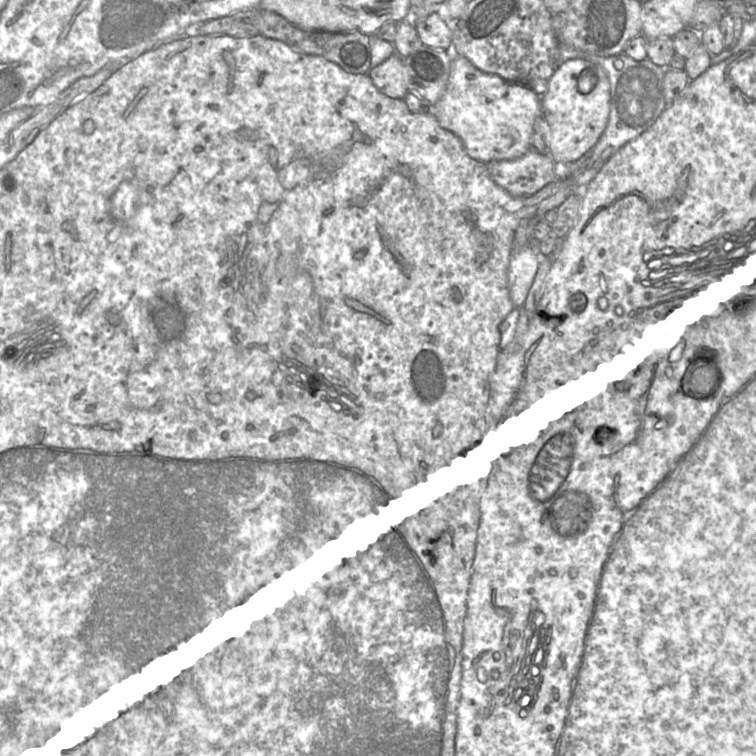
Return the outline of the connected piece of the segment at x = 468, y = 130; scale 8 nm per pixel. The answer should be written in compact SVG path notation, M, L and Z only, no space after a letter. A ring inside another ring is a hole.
M454 55L446 91L433 105L432 114L443 128L460 138L466 152L473 159L484 164L494 160L513 160L531 150L534 124L542 116L541 96L526 86L485 73L465 57Z

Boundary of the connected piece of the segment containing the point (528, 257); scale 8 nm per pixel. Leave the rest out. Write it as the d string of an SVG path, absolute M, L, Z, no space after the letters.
M533 240L528 247L514 245L508 269L508 289L515 308L524 305L534 282L539 267L538 243Z

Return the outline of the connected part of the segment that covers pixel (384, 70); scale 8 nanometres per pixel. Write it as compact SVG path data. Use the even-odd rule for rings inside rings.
M397 53L368 74L377 89L390 98L405 99L409 93L407 72L402 57Z

